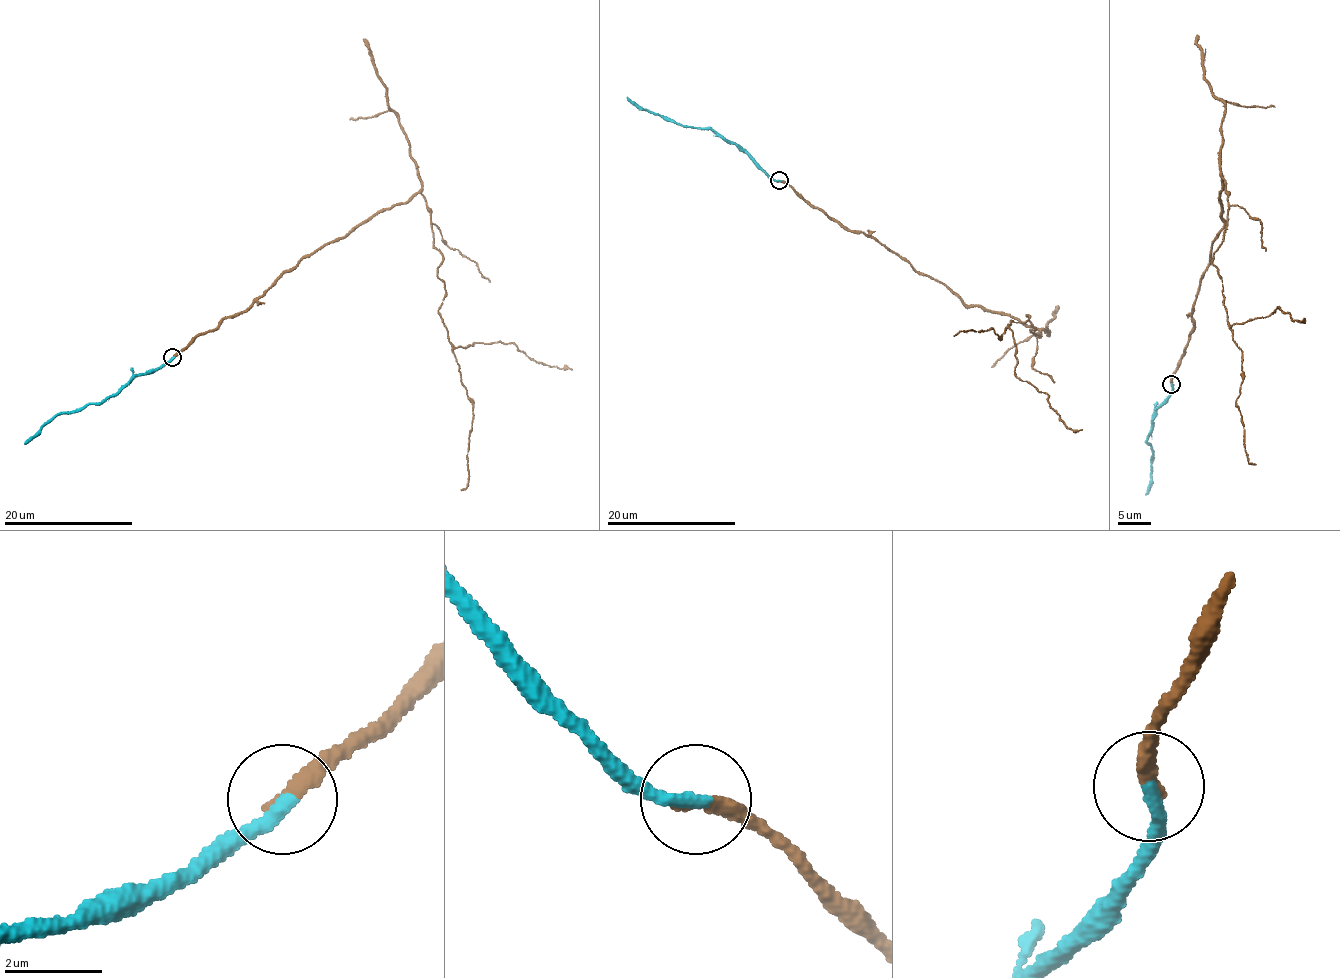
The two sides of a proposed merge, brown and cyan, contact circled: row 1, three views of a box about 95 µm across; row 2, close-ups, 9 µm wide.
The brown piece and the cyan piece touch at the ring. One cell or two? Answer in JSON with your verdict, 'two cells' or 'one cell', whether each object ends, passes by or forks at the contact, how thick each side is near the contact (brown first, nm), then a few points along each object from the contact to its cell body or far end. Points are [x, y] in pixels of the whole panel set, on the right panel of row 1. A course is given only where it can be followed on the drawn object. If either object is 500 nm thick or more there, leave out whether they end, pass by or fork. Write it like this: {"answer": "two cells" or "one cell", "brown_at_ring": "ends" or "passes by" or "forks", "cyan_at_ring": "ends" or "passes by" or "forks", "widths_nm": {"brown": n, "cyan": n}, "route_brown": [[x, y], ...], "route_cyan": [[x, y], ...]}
{"answer": "one cell", "brown_at_ring": "ends", "cyan_at_ring": "ends", "widths_nm": {"brown": 340, "cyan": 320}, "route_brown": [[1171, 383], [1224, 223], [1218, 203], [1222, 178], [1227, 226], [1212, 262], [1228, 322], [1278, 307], [1299, 322]], "route_cyan": [[1171, 384], [1169, 396], [1155, 412], [1147, 441], [1152, 446], [1154, 460], [1152, 480], [1145, 495]]}

